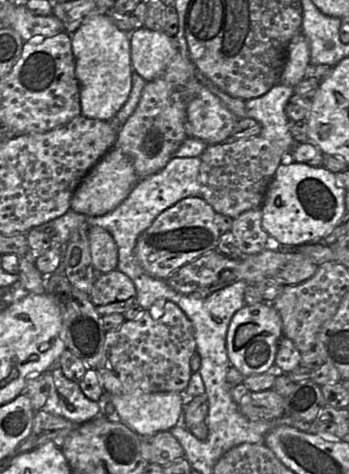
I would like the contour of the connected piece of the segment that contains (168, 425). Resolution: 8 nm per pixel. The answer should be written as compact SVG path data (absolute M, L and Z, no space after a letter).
M154 392L110 395L120 421L140 436L170 431L184 412L184 393Z

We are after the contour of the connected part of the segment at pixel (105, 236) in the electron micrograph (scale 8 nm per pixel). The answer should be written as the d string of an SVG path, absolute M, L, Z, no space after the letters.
M100 226L89 227L89 247L97 274L117 269L118 247L113 236Z

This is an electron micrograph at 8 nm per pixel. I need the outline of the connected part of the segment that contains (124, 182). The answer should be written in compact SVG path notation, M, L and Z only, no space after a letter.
M118 147L111 148L86 174L76 188L70 209L87 216L101 216L118 207L139 181L132 161Z

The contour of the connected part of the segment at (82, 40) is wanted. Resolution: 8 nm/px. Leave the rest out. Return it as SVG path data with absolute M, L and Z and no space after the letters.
M108 14L87 19L71 34L83 116L111 121L126 102L132 87L129 36L130 33L123 32L114 25Z

